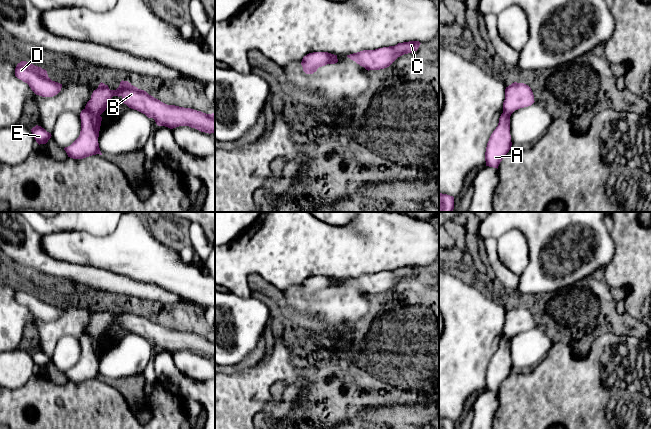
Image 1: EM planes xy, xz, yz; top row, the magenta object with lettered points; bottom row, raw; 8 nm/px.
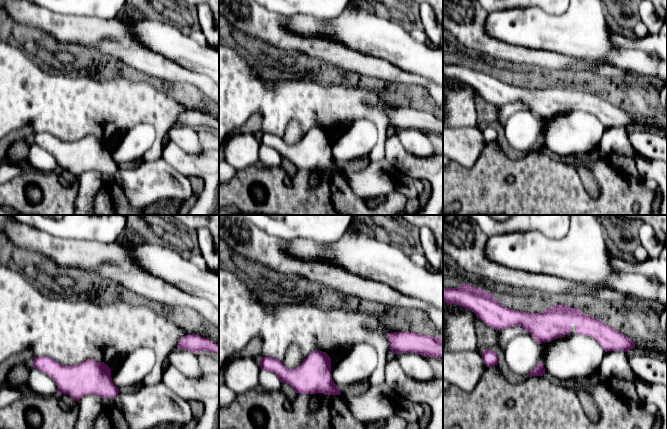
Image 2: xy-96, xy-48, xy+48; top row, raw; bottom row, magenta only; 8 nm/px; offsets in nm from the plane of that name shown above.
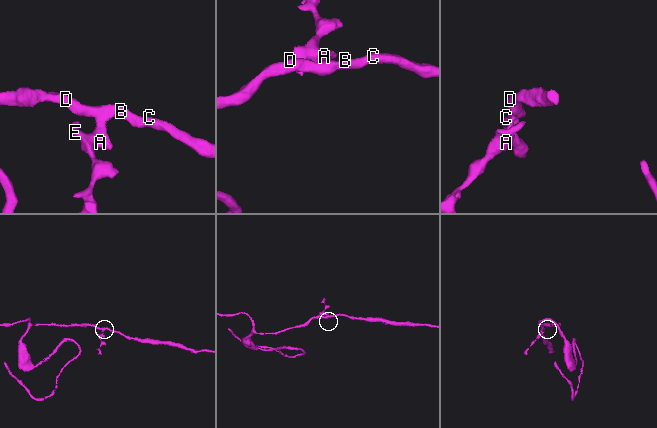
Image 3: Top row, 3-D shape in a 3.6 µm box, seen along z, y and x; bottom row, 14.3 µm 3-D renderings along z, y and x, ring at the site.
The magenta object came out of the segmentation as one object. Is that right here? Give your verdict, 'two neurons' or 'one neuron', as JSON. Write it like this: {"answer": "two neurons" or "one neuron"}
{"answer": "two neurons"}

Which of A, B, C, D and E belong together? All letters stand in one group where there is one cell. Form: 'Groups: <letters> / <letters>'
Groups: A E / B C D

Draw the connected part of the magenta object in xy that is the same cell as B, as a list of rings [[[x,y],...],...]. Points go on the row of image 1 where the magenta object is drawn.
[[[123,80],[116,90],[110,90],[108,85],[101,82],[93,91],[85,109],[94,116],[100,116],[113,96],[121,96],[124,104],[145,114],[148,118],[153,118],[158,126],[170,129],[189,126],[201,132],[215,133],[215,113],[206,114],[191,108],[167,105]]]

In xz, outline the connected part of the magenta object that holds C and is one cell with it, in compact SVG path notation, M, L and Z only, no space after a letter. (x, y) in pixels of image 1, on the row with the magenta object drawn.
M419 41L403 42L395 46L363 50L347 57L368 71L380 70L389 67L398 57L417 51L420 44Z

